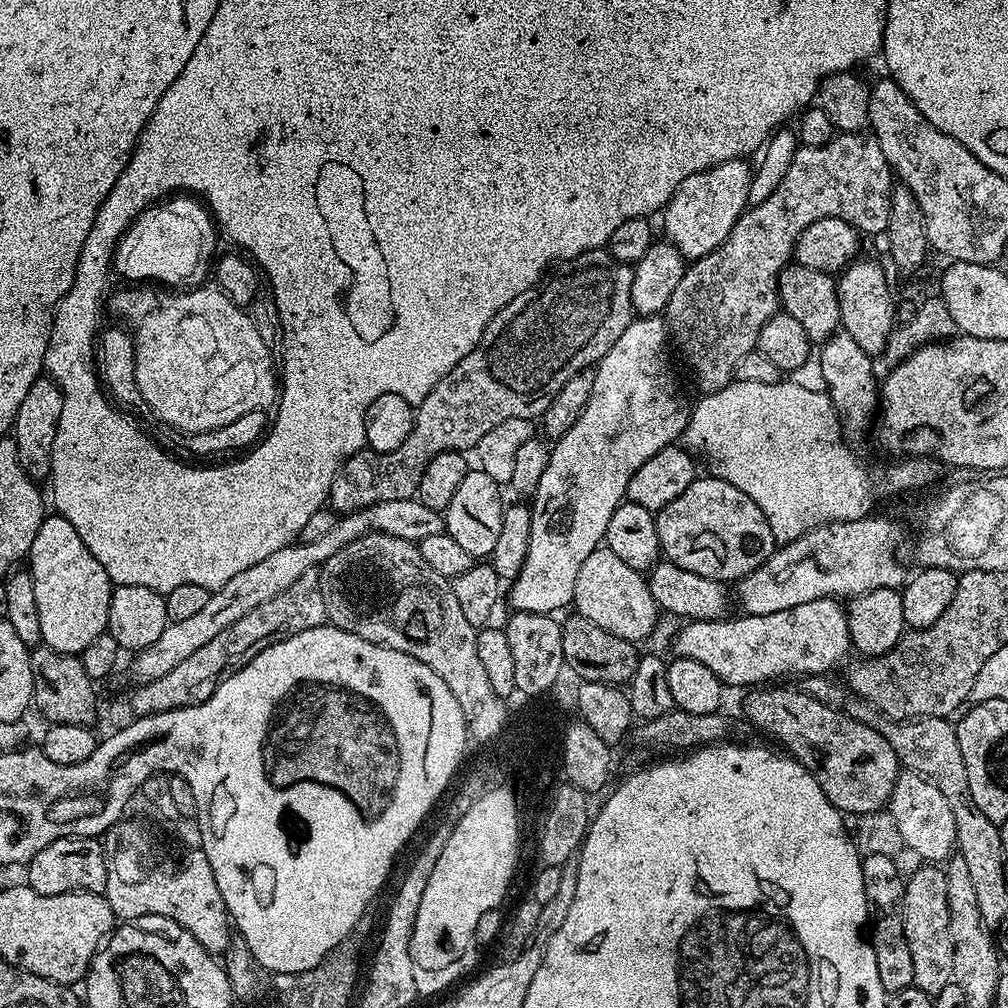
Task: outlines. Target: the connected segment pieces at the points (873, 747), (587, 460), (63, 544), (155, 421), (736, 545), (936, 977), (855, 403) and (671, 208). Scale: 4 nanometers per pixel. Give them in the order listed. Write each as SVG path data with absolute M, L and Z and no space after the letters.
M756 686L749 691L752 693L744 700L743 713L747 723L781 740L792 759L815 778L822 786L822 794L841 814L853 812L857 818L883 809L902 771L890 742L878 730L818 702L818 698L799 687L776 687L780 686Z
M641 316L633 319L632 323L626 326L626 330L622 330L622 338L618 338L618 342L614 342L614 346L610 346L608 353L600 359L599 364L595 365L596 377L594 378L594 390L590 390L590 402L586 402L586 410L582 410L578 422L574 422L574 426L570 426L570 430L566 430L566 434L561 440L555 441L551 445L548 454L548 465L546 470L542 470L542 478L536 487L536 495L531 497L530 500L532 525L530 526L528 557L522 566L522 570L510 584L513 604L511 607L515 611L556 614L559 613L559 608L569 607L572 604L574 582L578 582L578 570L582 570L582 562L586 562L586 558L590 558L593 550L601 547L606 534L606 526L610 522L610 514L614 514L616 507L628 495L630 478L636 473L638 466L642 466L642 462L650 462L650 458L654 458L654 454L658 454L658 450L675 445L683 437L688 425L690 412L686 404L684 408L683 402L680 401L680 396L676 393L676 380L672 377L671 370L668 369L668 356L664 353L664 343L667 345L669 340L670 333L665 321L660 316Z
M48 514L42 526L38 526L26 564L34 578L43 643L59 652L84 652L86 646L90 646L90 642L101 636L108 626L114 585L106 570L102 570L102 562L86 550L86 542L78 538L78 530L74 530L66 518Z
M249 409L234 416L232 420L224 424L215 425L212 429L185 429L173 424L162 415L141 415L140 432L149 442L158 446L169 460L178 460L182 464L188 464L192 473L196 470L206 470L210 460L224 460L230 458L234 464L240 465L244 460L251 459L258 443L256 436L256 418L258 411Z
M711 474L697 475L696 480L690 482L690 486L686 486L686 490L682 490L682 494L671 497L667 502L661 504L664 505L661 506L660 512L658 508L655 517L663 559L674 562L674 566L682 566L682 570L690 570L690 574L702 574L702 578L710 578L721 582L739 582L754 570L758 570L758 566L762 566L762 562L770 559L778 547L774 534L770 530L770 522L766 522L766 514L762 514L762 510L758 510L758 502L754 502L754 498L750 498L750 494L742 494L742 490L738 490L738 486L730 486L730 482L726 482L717 476Z
M926 864L905 881L903 929L914 958L914 985L935 998L947 984L953 983L954 942L950 938L949 898L943 869Z
M843 330L837 331L836 335L829 340L823 341L819 352L822 360L823 377L828 383L827 394L832 400L832 405L836 408L836 417L840 420L841 429L845 433L862 431L871 420L873 423L880 403L878 376L876 380L876 372L872 369L873 357L868 356L866 350L862 350L862 346L858 346L858 342L854 342L854 338L850 338L850 334Z
M741 158L727 160L705 172L690 174L674 190L663 209L664 232L667 243L674 245L683 254L685 261L691 262L713 252L734 230L738 218L749 207L748 191L753 169L749 161Z

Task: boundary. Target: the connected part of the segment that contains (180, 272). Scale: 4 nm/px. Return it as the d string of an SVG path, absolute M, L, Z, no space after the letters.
M174 196L166 201L157 203L156 205L150 206L146 208L143 212L141 212L136 219L133 221L133 224L128 229L127 232L124 233L123 239L120 240L118 247L116 247L115 258L113 260L113 269L115 273L120 277L120 275L128 280L128 282L140 282L136 280L156 280L158 282L162 282L164 286L169 286L172 288L190 288L200 283L203 283L204 276L207 274L209 275L212 261L213 261L213 254L216 248L216 226L211 216L211 213L197 200L190 196Z

